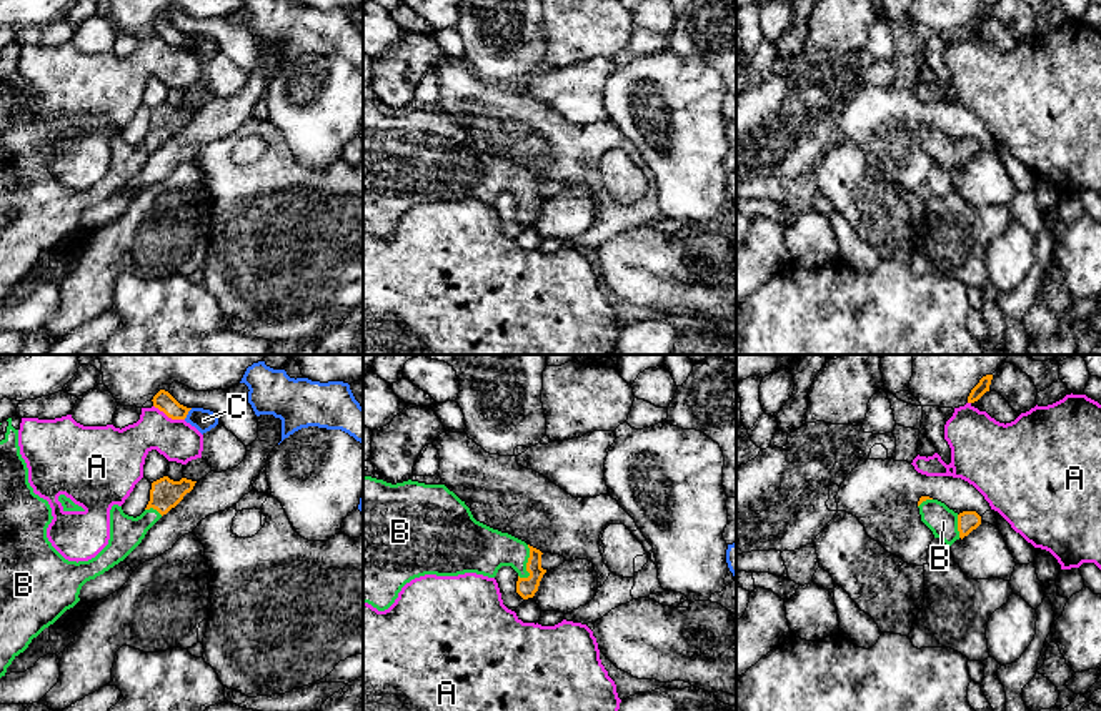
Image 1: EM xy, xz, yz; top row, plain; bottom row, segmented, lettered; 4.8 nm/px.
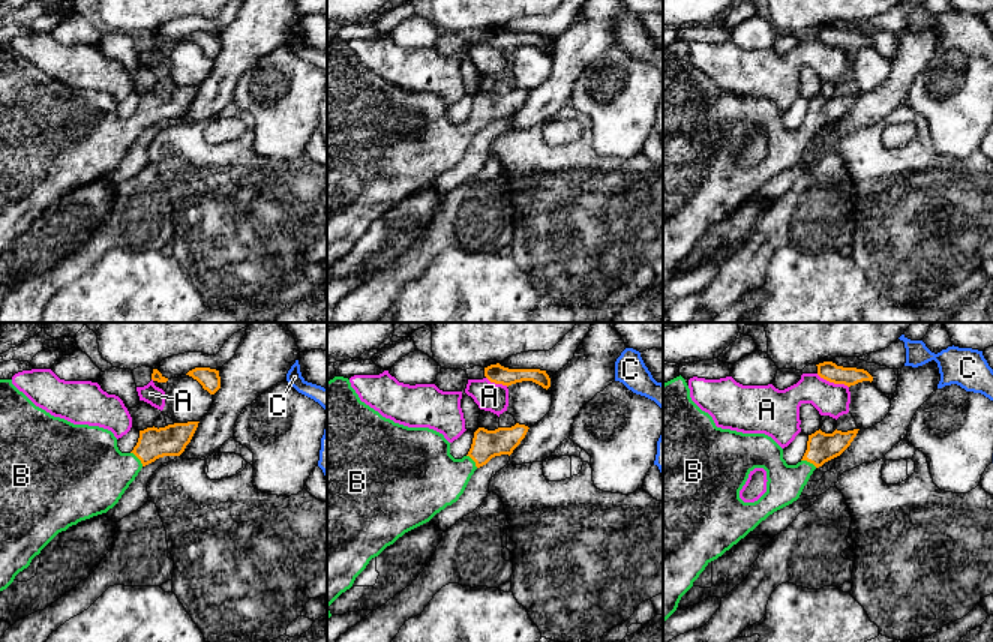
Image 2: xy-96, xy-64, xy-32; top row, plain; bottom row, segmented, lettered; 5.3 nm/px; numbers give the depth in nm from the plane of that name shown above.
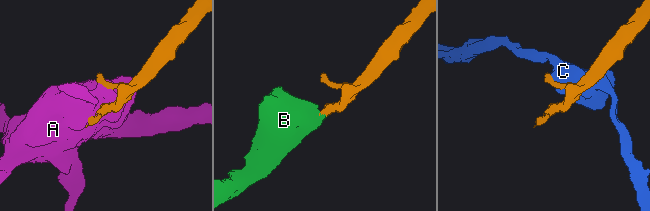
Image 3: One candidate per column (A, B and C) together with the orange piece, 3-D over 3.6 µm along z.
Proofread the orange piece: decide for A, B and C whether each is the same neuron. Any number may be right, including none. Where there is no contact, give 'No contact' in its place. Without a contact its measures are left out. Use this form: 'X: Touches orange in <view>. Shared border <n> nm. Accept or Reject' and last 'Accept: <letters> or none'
A: Touches orange in xy. Shared border 170 nm. Reject
B: Touches orange in xz. Shared border 170 nm. Accept
C: Touches orange in xy. Shared border 70 nm. Reject
Accept: B

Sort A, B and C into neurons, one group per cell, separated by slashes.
A / B / C

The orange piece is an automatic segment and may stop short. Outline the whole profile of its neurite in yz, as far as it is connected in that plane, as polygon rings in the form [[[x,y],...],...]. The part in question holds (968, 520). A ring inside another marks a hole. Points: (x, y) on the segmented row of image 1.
[[[929,496],[918,501],[921,521],[933,531],[934,538],[941,538],[946,544],[963,539],[981,525],[976,511],[954,513],[944,503]]]

